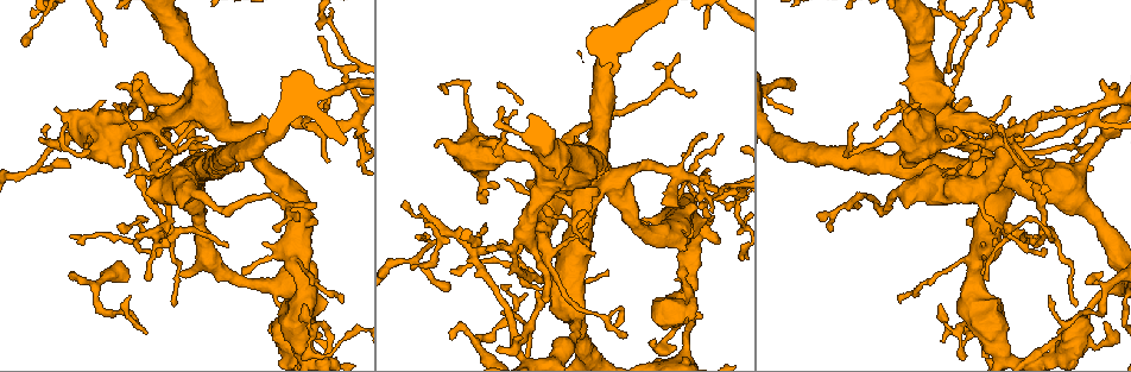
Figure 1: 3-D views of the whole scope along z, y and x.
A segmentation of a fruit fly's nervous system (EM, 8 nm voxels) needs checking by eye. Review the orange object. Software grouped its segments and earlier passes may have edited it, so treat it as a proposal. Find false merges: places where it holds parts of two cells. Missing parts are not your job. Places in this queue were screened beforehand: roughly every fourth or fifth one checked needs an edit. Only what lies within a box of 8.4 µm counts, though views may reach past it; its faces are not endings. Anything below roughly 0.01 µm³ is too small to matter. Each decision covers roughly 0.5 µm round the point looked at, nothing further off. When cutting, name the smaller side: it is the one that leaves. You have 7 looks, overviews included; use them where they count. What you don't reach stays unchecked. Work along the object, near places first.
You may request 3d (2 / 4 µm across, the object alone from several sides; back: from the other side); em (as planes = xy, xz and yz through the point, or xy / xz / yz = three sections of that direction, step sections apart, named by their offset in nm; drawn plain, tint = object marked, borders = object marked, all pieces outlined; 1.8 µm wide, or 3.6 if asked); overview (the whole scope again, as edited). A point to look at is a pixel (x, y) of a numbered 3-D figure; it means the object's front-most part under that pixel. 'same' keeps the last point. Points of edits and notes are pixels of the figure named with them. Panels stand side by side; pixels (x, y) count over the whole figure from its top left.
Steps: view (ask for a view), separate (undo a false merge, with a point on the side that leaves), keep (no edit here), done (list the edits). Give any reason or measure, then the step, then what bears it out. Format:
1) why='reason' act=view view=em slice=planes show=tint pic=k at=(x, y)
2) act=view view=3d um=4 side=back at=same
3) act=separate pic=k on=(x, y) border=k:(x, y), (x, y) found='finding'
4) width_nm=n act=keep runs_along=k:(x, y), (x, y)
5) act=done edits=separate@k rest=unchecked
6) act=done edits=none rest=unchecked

why='three arms meet' act=view view=3d um=2 pic=1 at=(519, 343)

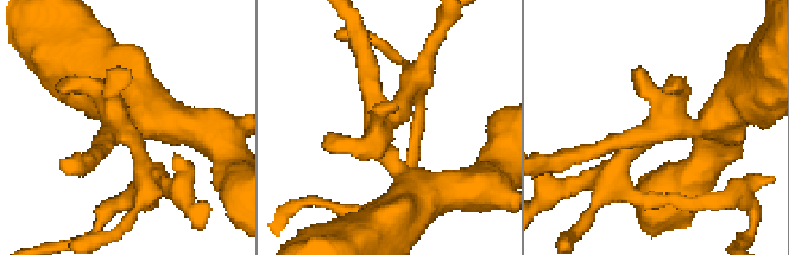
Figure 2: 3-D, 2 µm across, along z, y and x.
arms=3 why='shape alone is not enough' act=view view=em slice=xy step=4 show=tint pic=2 at=(382, 126)

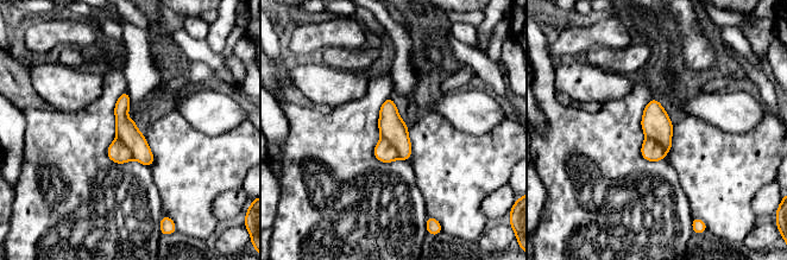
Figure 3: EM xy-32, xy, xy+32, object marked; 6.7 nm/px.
act=view view=em slice=planes show=tint at=same

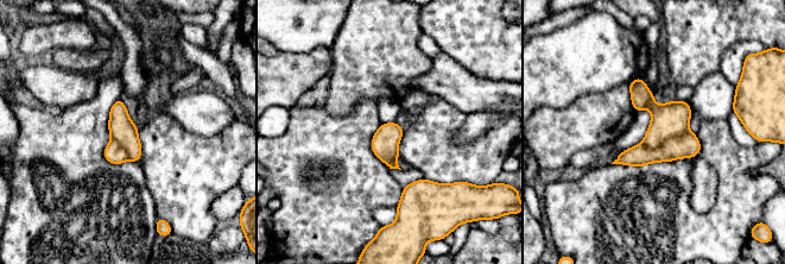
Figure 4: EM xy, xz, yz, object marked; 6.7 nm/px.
act=separate pic=4 on=(687, 145) border=4:(688, 129), (657, 148), (641, 143) found='two cells meet here'

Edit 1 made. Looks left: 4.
why='sharp bend' act=view view=3d um=4 pic=1 at=(528, 240)

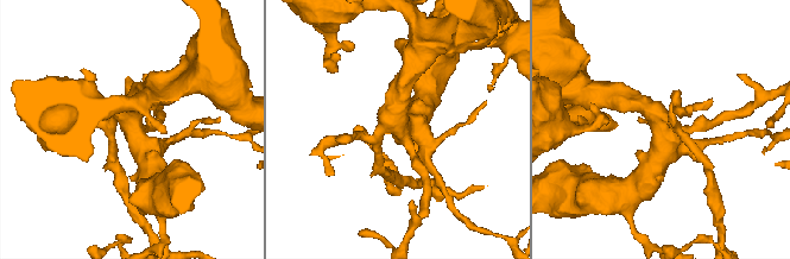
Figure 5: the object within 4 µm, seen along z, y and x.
act=view view=em slice=yz step=16 show=borders pic=5 at=(130, 130)

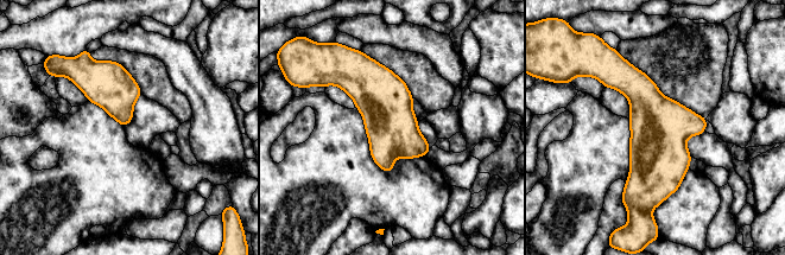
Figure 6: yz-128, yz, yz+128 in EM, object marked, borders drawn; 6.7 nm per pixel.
width_nm=140 act=keep found='all the same cell'

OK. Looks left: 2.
why='abrupt turn' act=view view=em slice=yz step=8 show=tint pic=1 at=(305, 250)

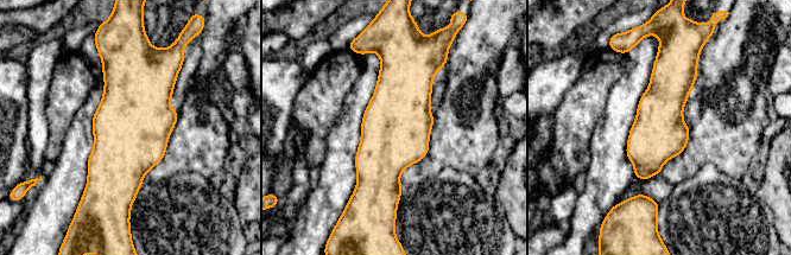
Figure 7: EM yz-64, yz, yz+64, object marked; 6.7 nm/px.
why='cut it another way' act=view view=em slice=planes show=tint at=same

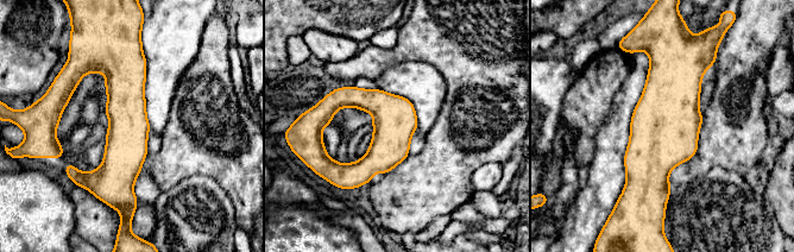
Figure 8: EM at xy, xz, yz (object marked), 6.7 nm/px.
act=keep runs_along=8:(125, 57), (125, 191), (133, 200) found='continuous, no second cell'

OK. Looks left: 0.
act=done edits=separate@4 rest=unchecked

